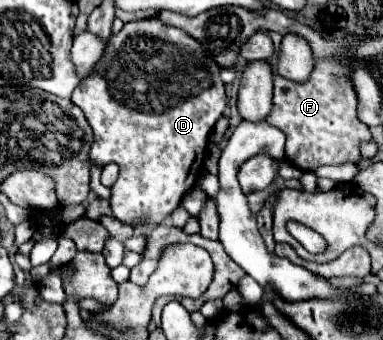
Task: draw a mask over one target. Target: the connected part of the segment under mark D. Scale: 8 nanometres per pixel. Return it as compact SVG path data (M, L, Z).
M152 16L152 18L132 20L132 22L124 24L124 28L118 34L110 36L110 40L106 44L106 50L104 50L104 56L94 66L90 76L82 78L82 82L76 86L76 90L72 94L72 102L84 112L88 124L94 130L94 142L92 142L92 148L90 148L90 162L98 164L98 166L106 166L110 162L116 162L120 166L120 176L114 182L114 186L110 188L112 190L112 196L110 196L112 214L118 220L122 220L122 222L128 222L128 224L134 224L134 226L142 226L142 224L160 224L164 218L168 218L180 206L182 196L190 188L194 188L194 184L196 184L196 180L198 180L198 176L202 172L208 136L210 136L214 124L218 122L218 118L224 114L224 108L226 108L226 90L224 90L224 82L220 80L220 66L210 56L206 56L206 52L198 44L198 40L194 40L190 34L182 32L180 28L162 24L162 20Z

